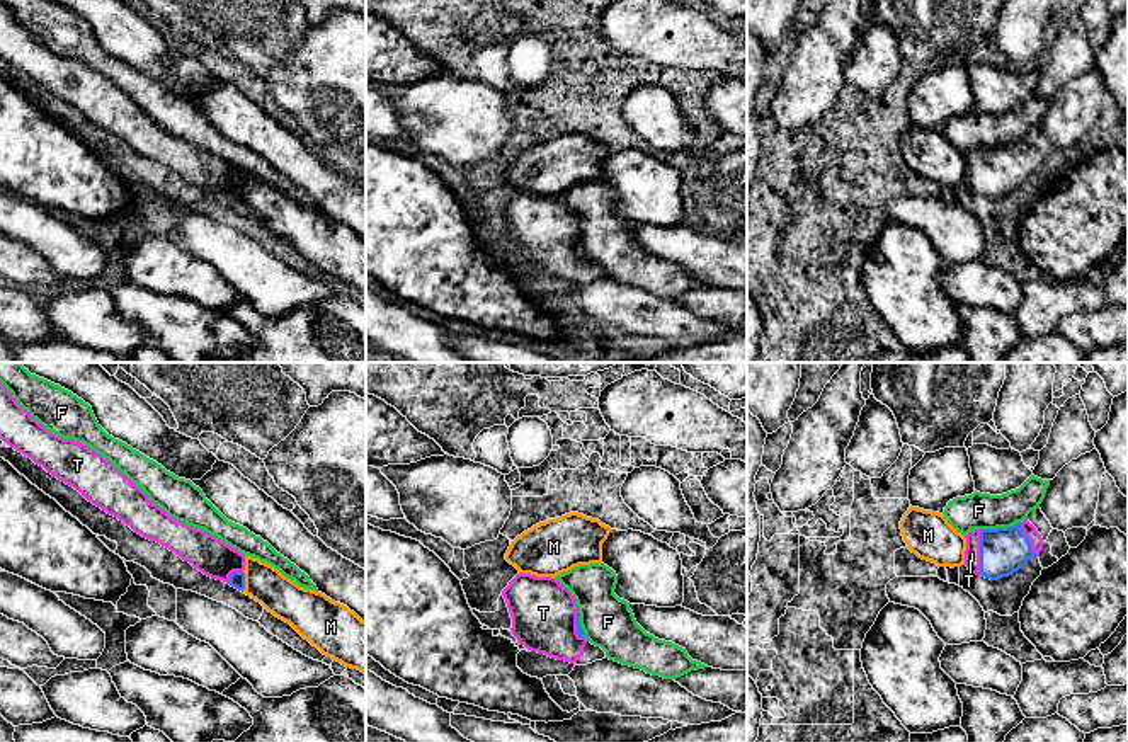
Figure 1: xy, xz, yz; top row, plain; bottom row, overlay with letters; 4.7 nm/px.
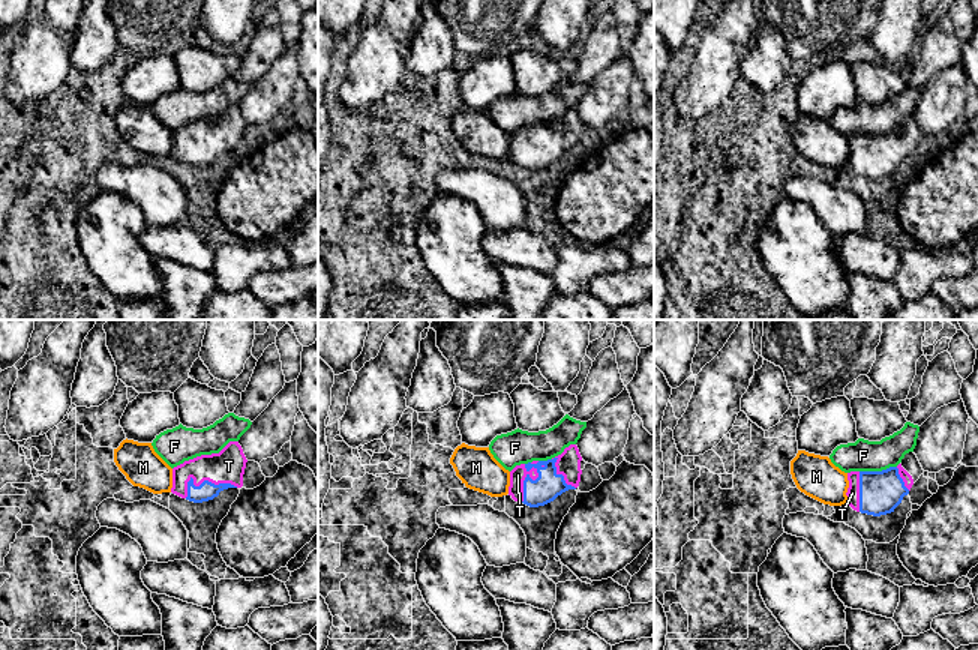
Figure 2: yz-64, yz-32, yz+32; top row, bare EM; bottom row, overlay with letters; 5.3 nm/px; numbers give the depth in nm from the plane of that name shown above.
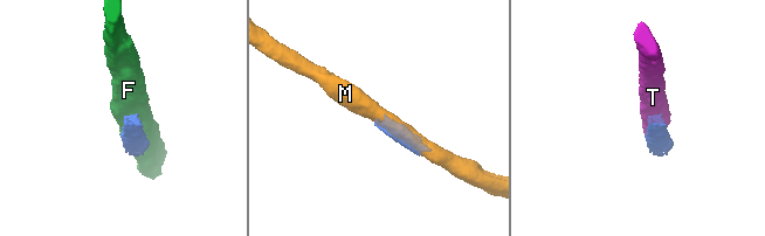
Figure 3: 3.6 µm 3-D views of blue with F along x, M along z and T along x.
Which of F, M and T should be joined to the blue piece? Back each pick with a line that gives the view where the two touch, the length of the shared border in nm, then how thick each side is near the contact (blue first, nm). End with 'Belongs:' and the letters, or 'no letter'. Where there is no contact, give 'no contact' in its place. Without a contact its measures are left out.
T: yz | 220 nm | 220/80 nm
Belongs: T

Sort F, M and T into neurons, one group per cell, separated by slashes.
F / M / T

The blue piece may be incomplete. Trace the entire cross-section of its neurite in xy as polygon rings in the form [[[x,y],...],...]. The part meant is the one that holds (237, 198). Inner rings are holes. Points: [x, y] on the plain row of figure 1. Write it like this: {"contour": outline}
{"contour": [[[0,2],[0,58],[134,151],[157,160],[204,194],[243,211],[245,174],[219,157],[170,136],[88,65],[49,51]]]}

